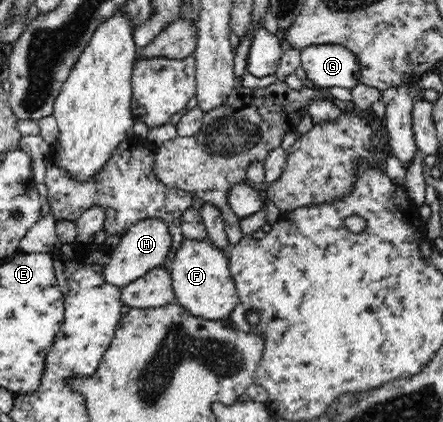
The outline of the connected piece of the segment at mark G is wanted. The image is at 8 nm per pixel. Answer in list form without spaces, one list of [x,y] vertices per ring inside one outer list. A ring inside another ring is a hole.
[[[311,45],[300,54],[306,78],[319,87],[351,89],[360,83],[357,60],[342,45]]]

